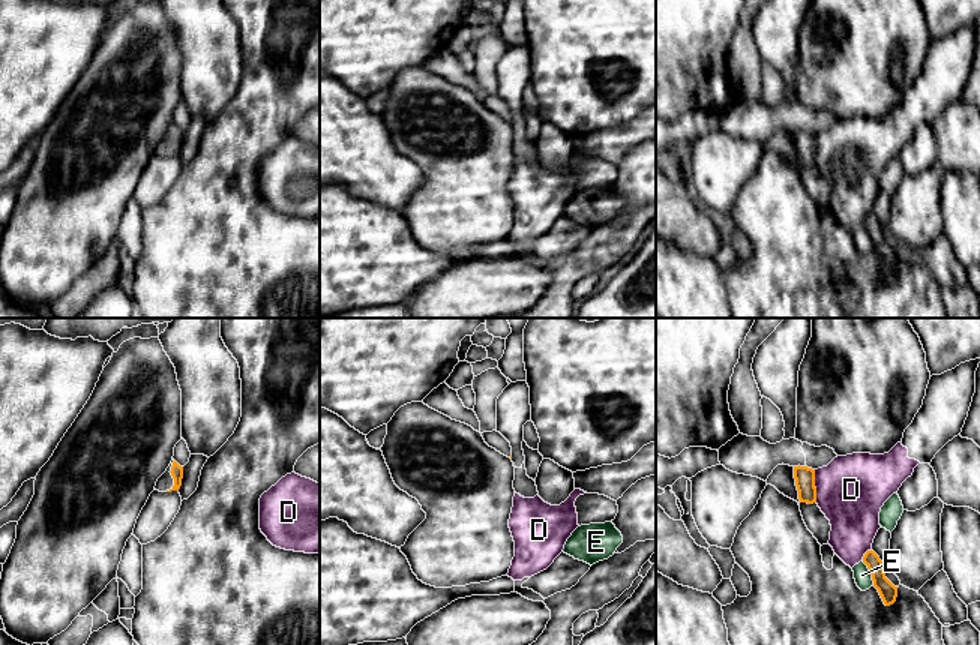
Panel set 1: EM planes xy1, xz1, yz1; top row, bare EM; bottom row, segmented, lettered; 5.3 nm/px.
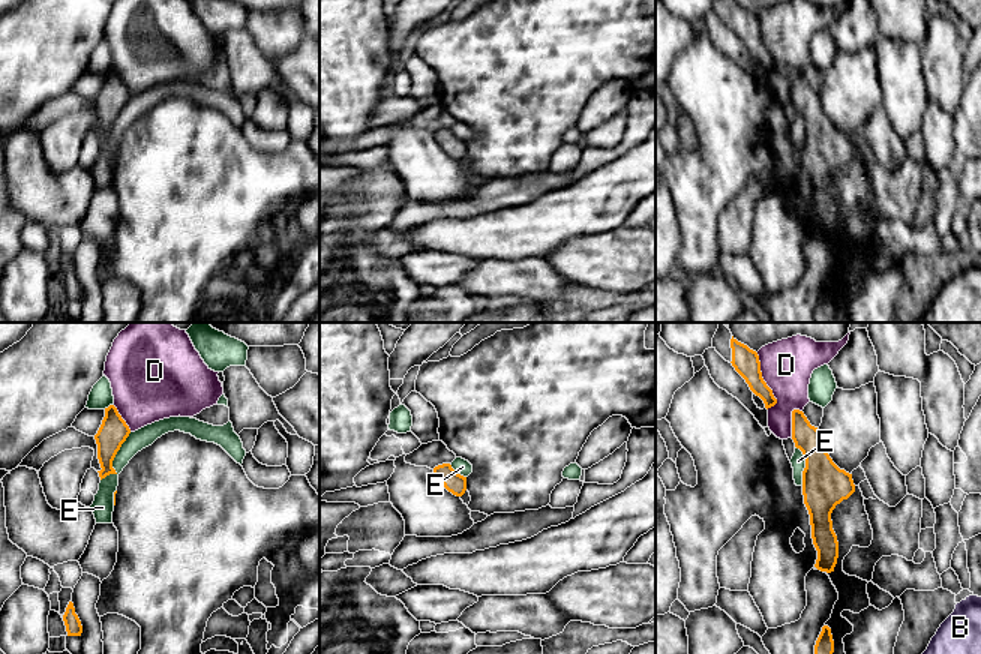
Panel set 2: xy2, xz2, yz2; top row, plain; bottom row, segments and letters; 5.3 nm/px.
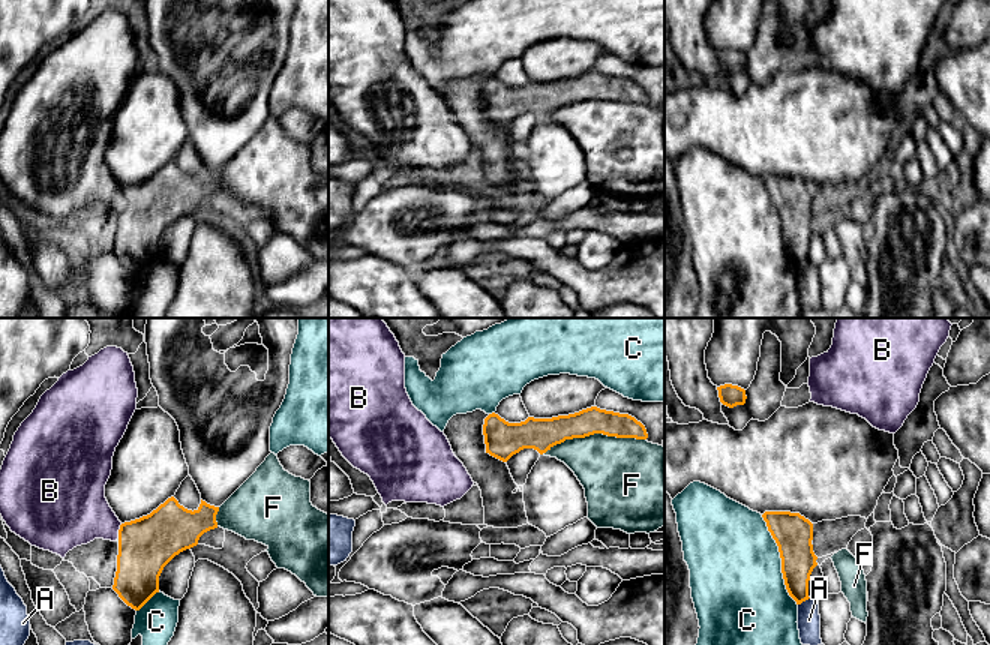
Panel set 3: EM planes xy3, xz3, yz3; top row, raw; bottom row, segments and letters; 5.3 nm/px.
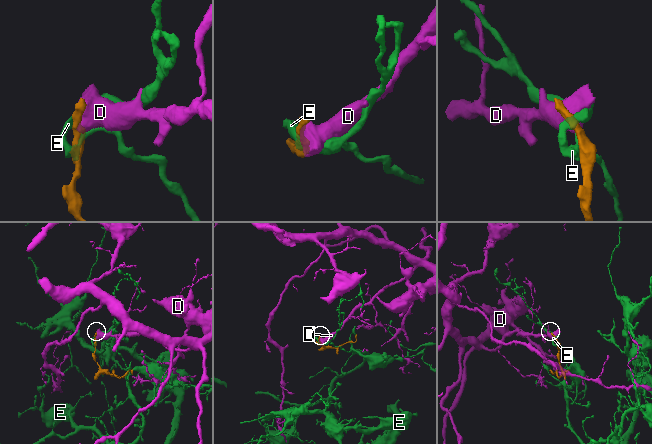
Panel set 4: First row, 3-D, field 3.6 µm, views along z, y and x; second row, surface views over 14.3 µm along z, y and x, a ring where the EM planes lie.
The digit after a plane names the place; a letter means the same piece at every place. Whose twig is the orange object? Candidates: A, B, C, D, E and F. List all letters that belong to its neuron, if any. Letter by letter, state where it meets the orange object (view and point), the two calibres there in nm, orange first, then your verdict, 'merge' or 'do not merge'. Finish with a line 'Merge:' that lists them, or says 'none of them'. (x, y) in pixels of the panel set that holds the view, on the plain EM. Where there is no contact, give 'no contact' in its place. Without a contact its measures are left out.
A: yz3 (803, 264) | 190/130 nm | do not merge
B: xy3 (119, 195) | 300/340 nm | do not merge
C: yz3 (782, 224) | 200/480 nm | do not merge
D: yz2 (764, 45) | 140/280 nm | do not merge
E: xy2 (113, 123) | 160/110 nm | do not merge
F: xz3 (593, 98) | 160/380 nm | do not merge
Merge: none of them

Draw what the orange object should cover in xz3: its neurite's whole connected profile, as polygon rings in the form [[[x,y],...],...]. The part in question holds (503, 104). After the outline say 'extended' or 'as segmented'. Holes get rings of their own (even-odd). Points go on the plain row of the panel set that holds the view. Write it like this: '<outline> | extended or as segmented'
[[[597,70],[552,82],[528,81],[520,87],[508,87],[492,76],[483,88],[486,117],[502,126],[524,112],[534,112],[543,118],[566,104],[585,102],[594,98],[616,102],[648,102],[645,90],[634,81]]] | as segmented

